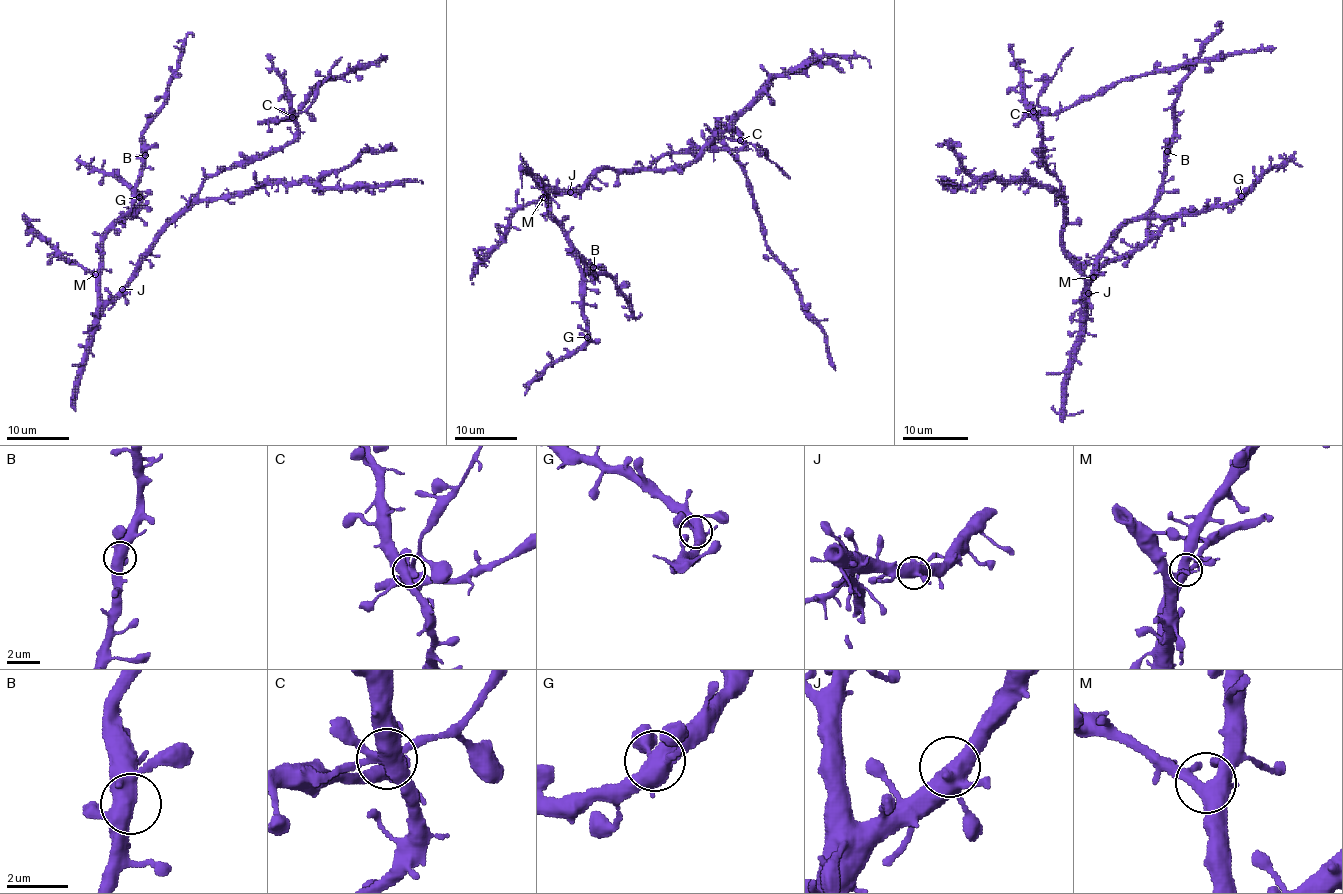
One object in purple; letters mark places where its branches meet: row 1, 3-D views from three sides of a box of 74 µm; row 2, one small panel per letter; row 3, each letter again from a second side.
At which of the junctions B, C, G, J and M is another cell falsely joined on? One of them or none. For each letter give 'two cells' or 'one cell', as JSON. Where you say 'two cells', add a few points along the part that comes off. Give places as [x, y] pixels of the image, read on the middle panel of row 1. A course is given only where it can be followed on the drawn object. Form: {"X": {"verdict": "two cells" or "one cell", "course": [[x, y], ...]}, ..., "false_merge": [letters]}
{"B": {"verdict": "one cell"}, "C": {"verdict": "two cells", "course": [[740, 141], [726, 138], [724, 147], [748, 181], [766, 248], [794, 284], [802, 311], [824, 334], [835, 370]]}, "G": {"verdict": "one cell"}, "J": {"verdict": "one cell"}, "M": {"verdict": "one cell"}, "false_merge": ["C"]}

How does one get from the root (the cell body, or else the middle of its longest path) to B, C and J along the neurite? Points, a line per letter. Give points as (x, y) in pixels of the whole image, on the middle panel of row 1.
B: (629, 169), (601, 169), (581, 189), (548, 191), (548, 211), (565, 231), (567, 241), (593, 267)
C: (629, 169), (646, 169), (656, 160), (670, 153), (740, 150), (745, 145), (740, 141)
J: (629, 169), (601, 169), (581, 189), (570, 192)

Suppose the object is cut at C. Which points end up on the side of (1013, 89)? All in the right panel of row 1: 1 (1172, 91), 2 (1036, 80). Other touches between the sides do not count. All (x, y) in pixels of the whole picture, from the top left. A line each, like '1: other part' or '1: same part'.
1: same part
2: other part

